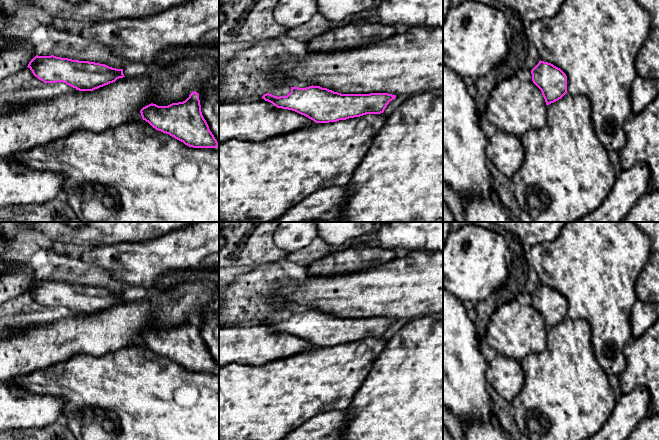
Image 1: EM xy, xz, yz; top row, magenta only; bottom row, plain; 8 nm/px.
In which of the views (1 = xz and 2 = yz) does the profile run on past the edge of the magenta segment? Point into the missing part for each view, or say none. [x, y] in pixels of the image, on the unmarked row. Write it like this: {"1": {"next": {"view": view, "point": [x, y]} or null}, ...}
{"1": {"next": {"view": "xz", "point": [257, 345]}}, "2": {"next": {"view": "yz", "point": [566, 395]}}}

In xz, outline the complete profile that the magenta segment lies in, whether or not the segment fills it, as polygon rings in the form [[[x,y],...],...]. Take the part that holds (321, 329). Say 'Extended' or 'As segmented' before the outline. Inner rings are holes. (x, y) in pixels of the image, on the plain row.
Extended. [[[320,310],[306,312],[291,311],[287,320],[274,320],[266,317],[259,324],[249,327],[228,326],[219,324],[219,368],[231,363],[262,366],[271,361],[279,360],[303,353],[315,347],[337,346],[366,338],[381,338],[396,319],[388,317],[341,318]]]

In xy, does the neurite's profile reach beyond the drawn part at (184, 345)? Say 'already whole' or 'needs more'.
needs more

